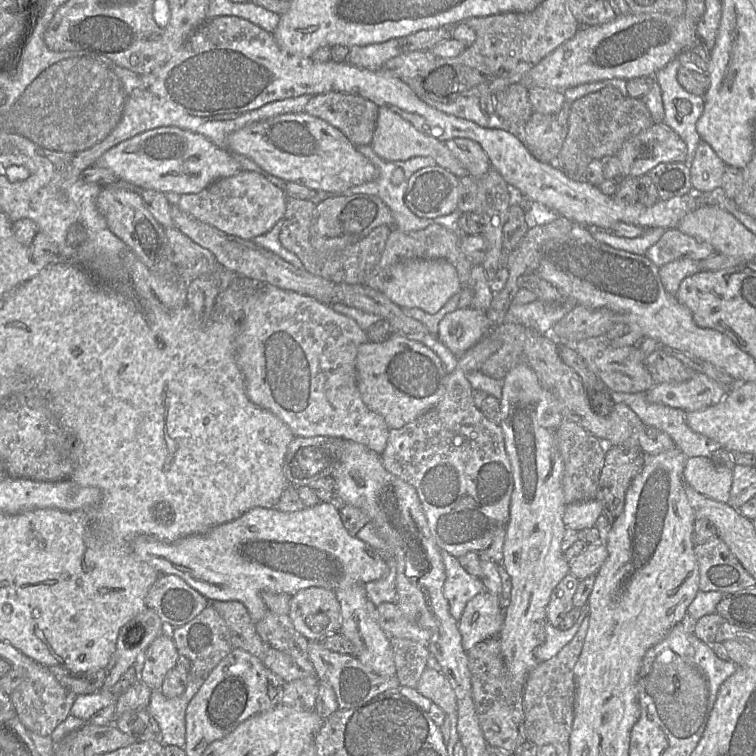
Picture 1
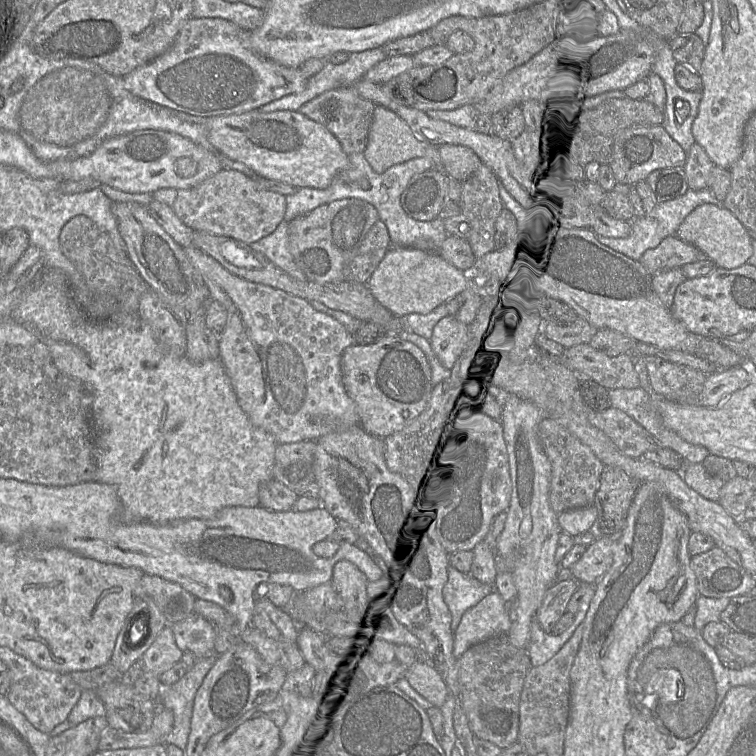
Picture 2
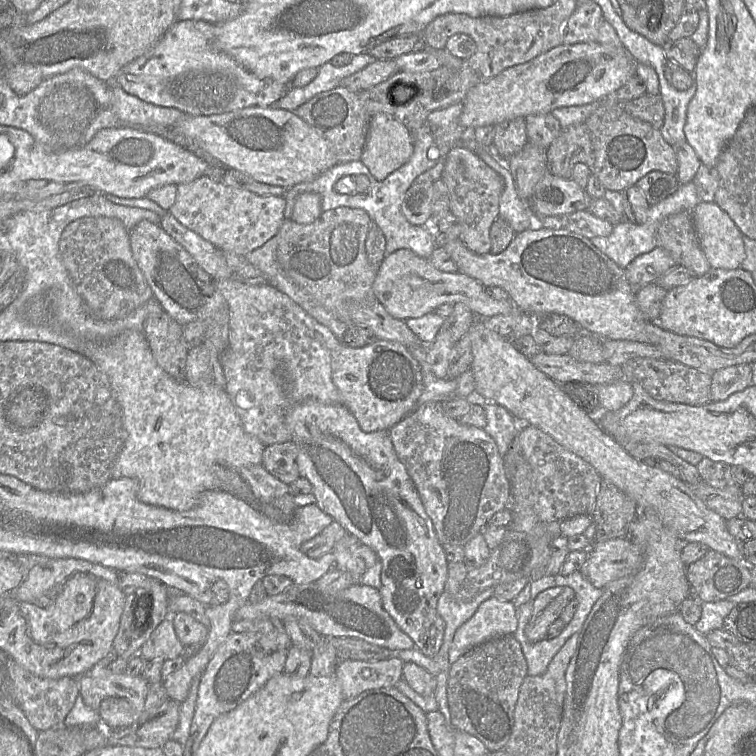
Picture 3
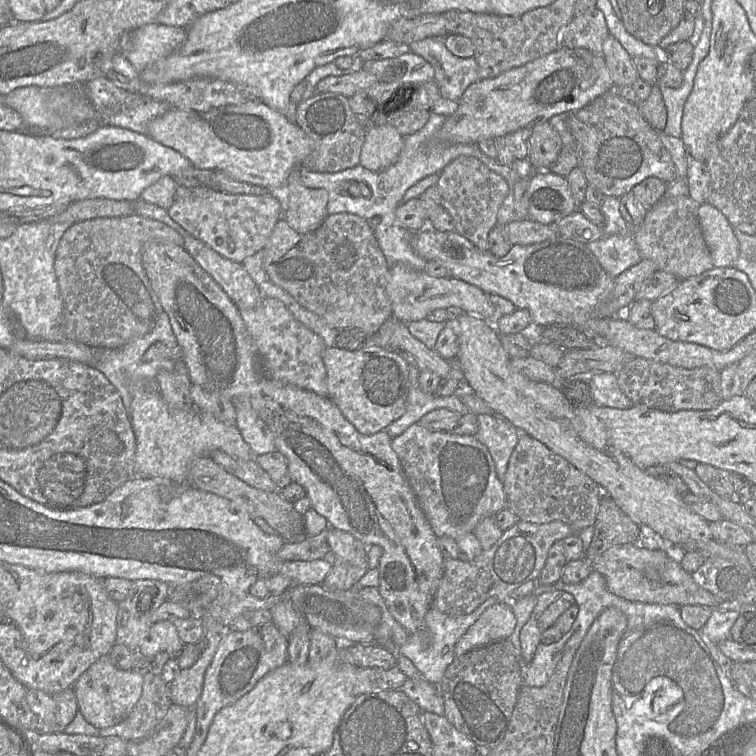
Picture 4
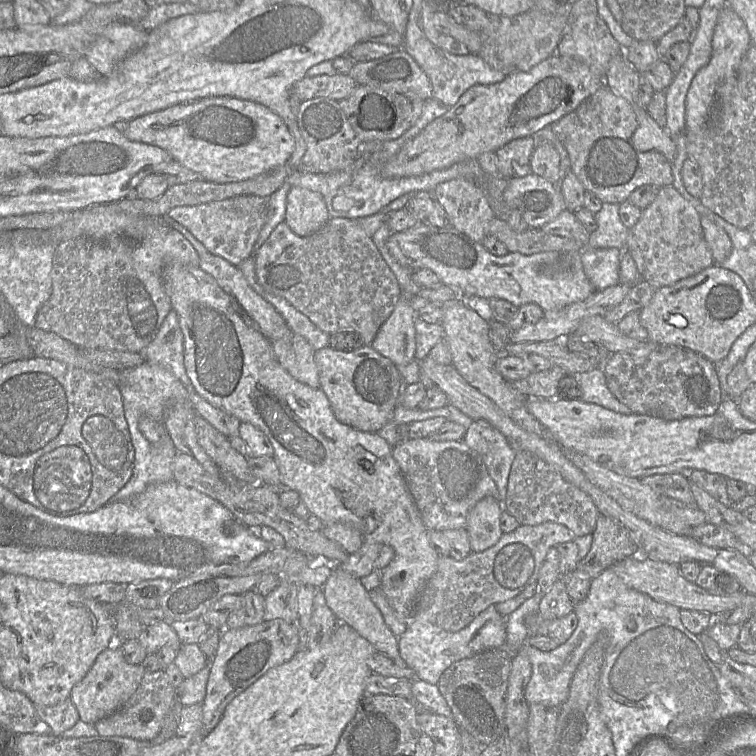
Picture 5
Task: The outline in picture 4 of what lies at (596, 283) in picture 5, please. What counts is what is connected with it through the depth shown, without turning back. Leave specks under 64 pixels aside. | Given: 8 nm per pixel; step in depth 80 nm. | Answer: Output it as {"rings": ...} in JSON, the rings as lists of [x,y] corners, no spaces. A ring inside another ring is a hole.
{"rings":[[[633,231],[626,235],[603,236],[588,245],[600,265],[612,278],[616,278],[643,259],[636,246]]]}

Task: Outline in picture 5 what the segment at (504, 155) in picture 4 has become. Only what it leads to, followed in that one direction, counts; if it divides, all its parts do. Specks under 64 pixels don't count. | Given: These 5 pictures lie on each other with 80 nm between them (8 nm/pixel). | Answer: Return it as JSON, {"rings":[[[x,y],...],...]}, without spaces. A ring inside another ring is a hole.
{"rings":[[[532,136],[510,141],[496,151],[498,173],[501,177],[511,179],[516,174],[516,168],[527,166],[534,151]]]}

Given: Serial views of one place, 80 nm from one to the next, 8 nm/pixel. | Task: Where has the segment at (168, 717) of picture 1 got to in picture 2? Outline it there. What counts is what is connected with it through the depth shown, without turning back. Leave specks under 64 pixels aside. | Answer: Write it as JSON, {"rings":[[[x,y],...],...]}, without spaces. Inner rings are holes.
{"rings":[[[213,655],[196,660],[177,683],[163,687],[159,692],[158,704],[171,710],[174,715],[173,728],[165,739],[165,745],[174,744],[184,751],[189,737],[196,692],[216,658],[217,655]]]}

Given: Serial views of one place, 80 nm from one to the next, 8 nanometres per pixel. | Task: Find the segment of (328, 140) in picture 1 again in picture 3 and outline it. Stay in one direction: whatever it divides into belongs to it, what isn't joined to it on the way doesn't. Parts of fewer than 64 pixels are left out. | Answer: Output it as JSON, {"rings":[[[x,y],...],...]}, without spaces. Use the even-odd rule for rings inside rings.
{"rings":[[[247,107],[229,113],[188,115],[168,128],[165,138],[194,152],[210,167],[217,161],[254,180],[288,190],[311,181],[338,164],[329,142],[294,111],[275,107]]]}

